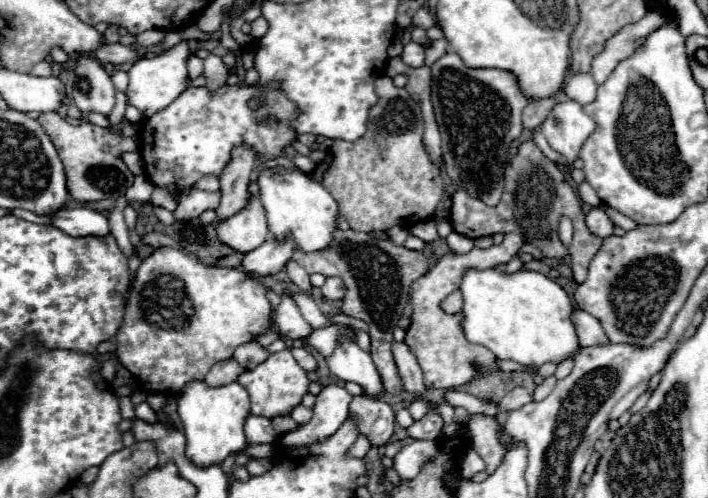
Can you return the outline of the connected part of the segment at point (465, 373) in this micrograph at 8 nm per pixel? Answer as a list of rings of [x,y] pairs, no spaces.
[[[508,233],[500,245],[492,245],[490,249],[472,249],[466,255],[444,255],[434,269],[430,269],[424,277],[412,283],[410,297],[412,297],[412,323],[406,331],[406,343],[416,355],[422,371],[424,371],[424,383],[428,387],[436,389],[460,389],[472,379],[480,375],[480,369],[488,371],[500,371],[498,359],[494,353],[490,353],[482,345],[474,345],[466,341],[462,333],[462,313],[446,313],[440,303],[460,287],[462,273],[466,269],[490,269],[492,265],[506,265],[522,247],[524,239],[516,233]]]

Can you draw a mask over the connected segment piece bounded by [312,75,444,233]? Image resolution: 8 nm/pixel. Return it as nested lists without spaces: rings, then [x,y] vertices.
[[[386,75],[376,79],[376,93],[378,93],[378,103],[370,109],[366,135],[352,143],[334,141],[328,157],[312,171],[312,179],[322,183],[322,187],[328,189],[330,195],[336,199],[336,203],[342,207],[342,217],[350,223],[350,227],[362,233],[388,231],[394,225],[410,229],[418,221],[432,219],[444,195],[444,181],[440,169],[436,169],[430,163],[422,143],[424,121],[420,105],[406,93],[406,89],[398,89],[392,83],[392,79]]]

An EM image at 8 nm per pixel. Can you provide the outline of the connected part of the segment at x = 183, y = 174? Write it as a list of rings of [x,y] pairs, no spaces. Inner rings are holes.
[[[270,81],[266,85],[254,83],[254,85],[222,85],[216,91],[210,91],[208,87],[188,87],[176,101],[170,103],[170,107],[154,113],[154,117],[146,119],[146,125],[142,123],[140,129],[140,155],[144,161],[144,171],[152,185],[166,187],[170,195],[178,201],[180,193],[186,193],[186,189],[192,189],[198,179],[204,175],[216,175],[220,177],[224,167],[230,161],[230,153],[238,145],[250,145],[256,153],[256,157],[266,163],[270,159],[278,159],[284,155],[284,149],[298,139],[298,133],[294,133],[294,119],[298,117],[300,109],[286,97],[282,91],[280,81]],[[250,99],[262,99],[258,107],[250,107]]]

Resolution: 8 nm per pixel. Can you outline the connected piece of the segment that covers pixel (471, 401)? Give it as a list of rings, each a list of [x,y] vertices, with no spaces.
[[[446,391],[444,397],[452,405],[460,405],[460,407],[466,407],[470,411],[496,411],[496,403],[482,401],[482,399],[478,399],[474,395],[468,395],[464,391]]]

